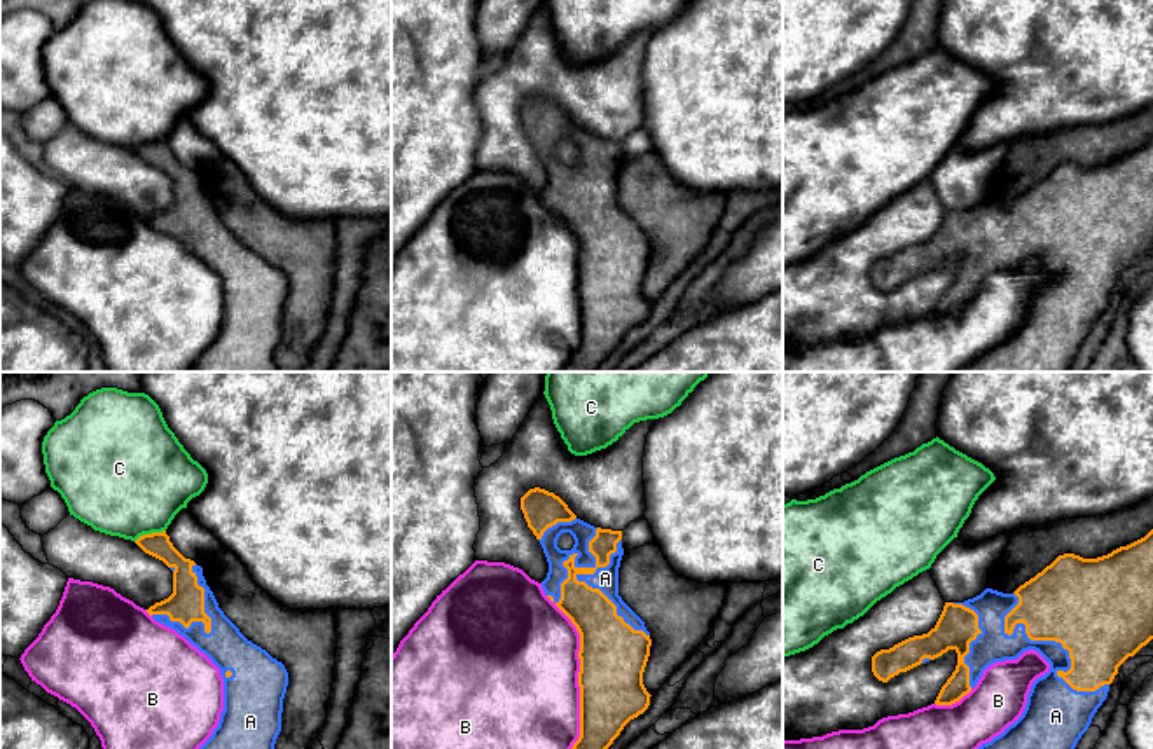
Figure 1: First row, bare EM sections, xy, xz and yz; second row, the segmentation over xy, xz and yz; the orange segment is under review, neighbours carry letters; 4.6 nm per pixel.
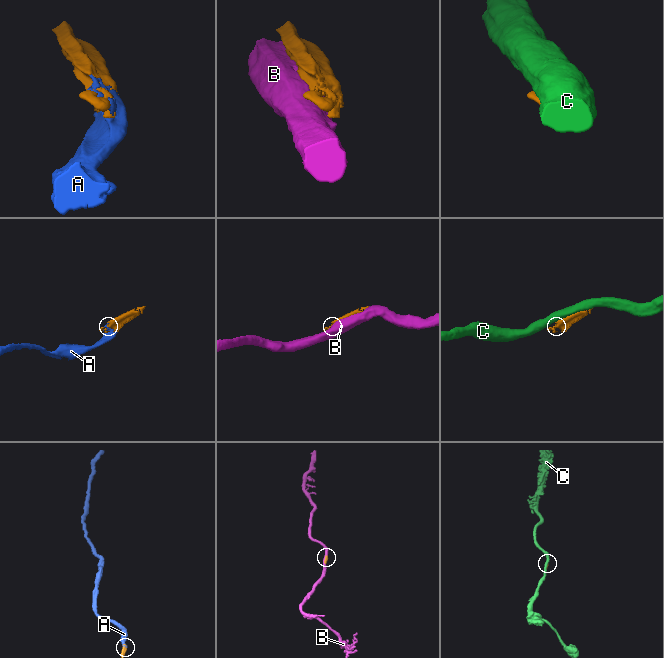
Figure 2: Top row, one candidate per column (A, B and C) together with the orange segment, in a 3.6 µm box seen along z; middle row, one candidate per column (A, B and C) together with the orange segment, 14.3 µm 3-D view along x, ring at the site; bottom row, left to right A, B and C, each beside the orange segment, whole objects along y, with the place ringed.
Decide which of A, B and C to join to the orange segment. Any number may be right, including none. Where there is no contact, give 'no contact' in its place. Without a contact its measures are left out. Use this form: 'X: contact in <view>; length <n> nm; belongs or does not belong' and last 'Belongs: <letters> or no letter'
A: contact in xz; length 550 nm; belongs
B: contact in xz; length 700 nm; does not belong
C: contact in xy; length 160 nm; does not belong
Belongs: A

